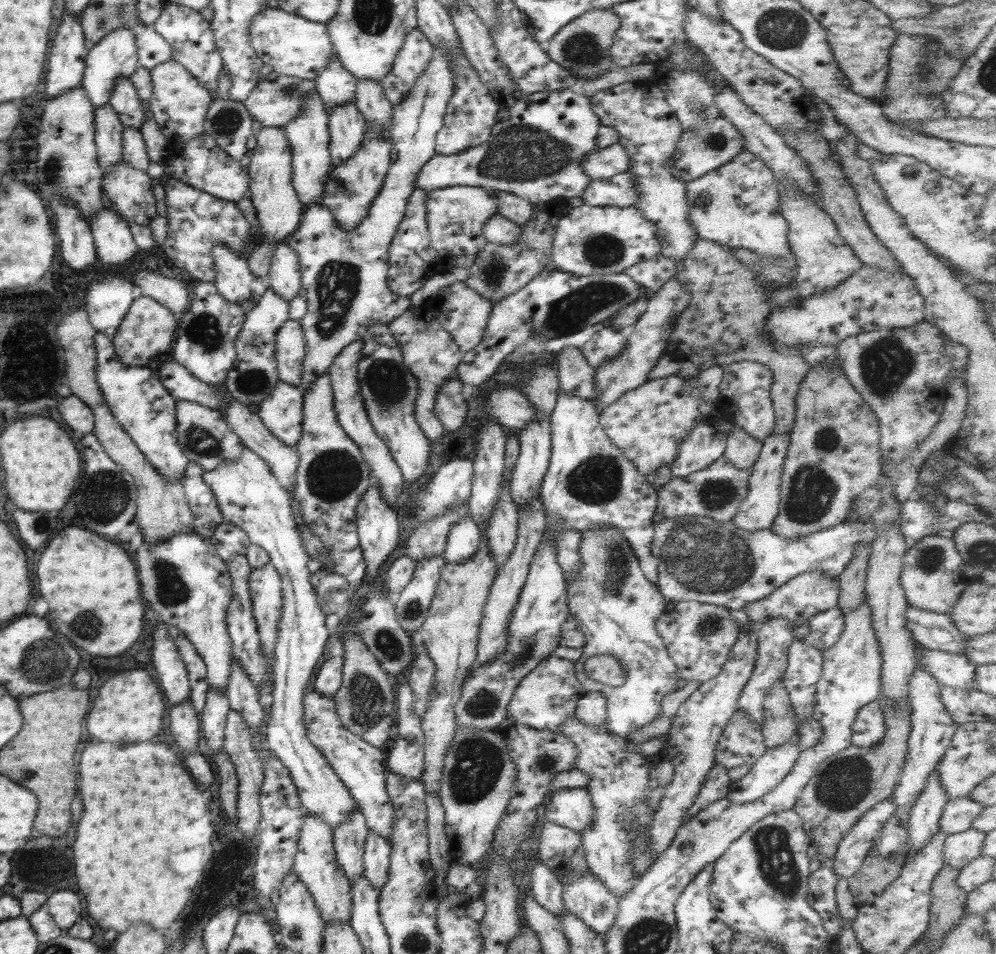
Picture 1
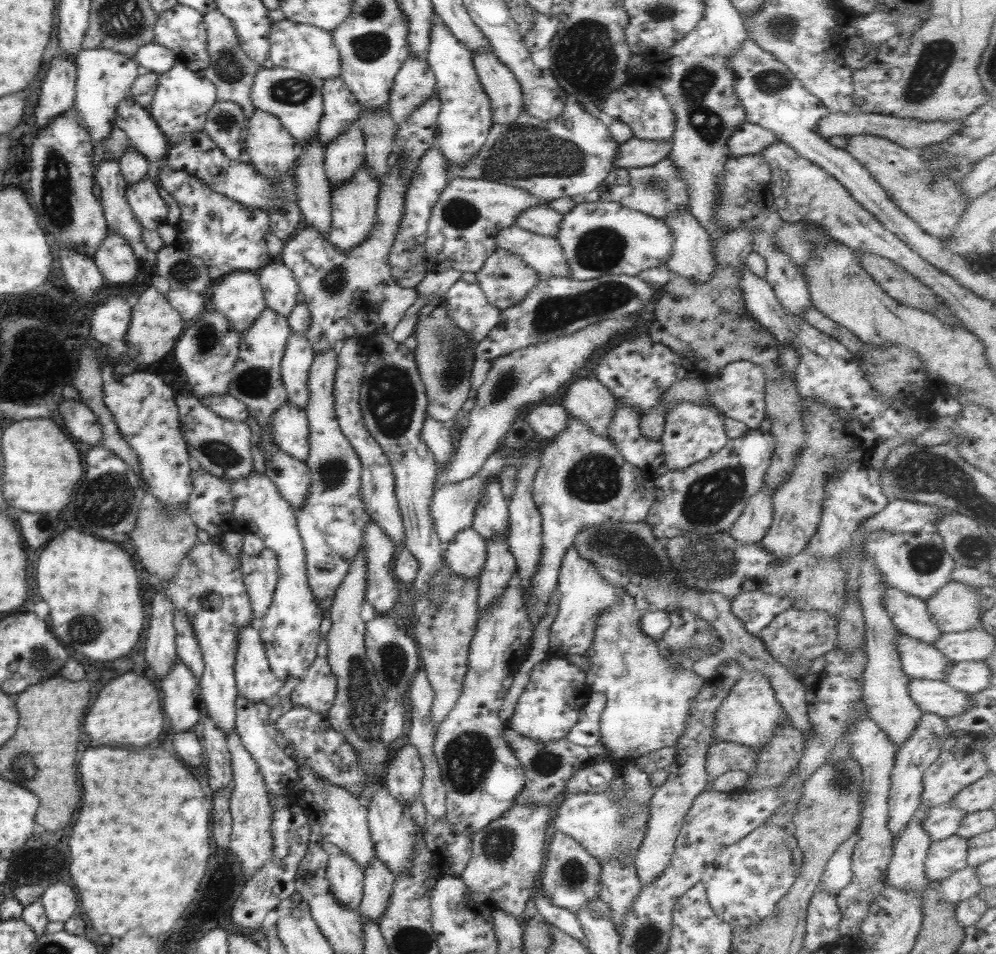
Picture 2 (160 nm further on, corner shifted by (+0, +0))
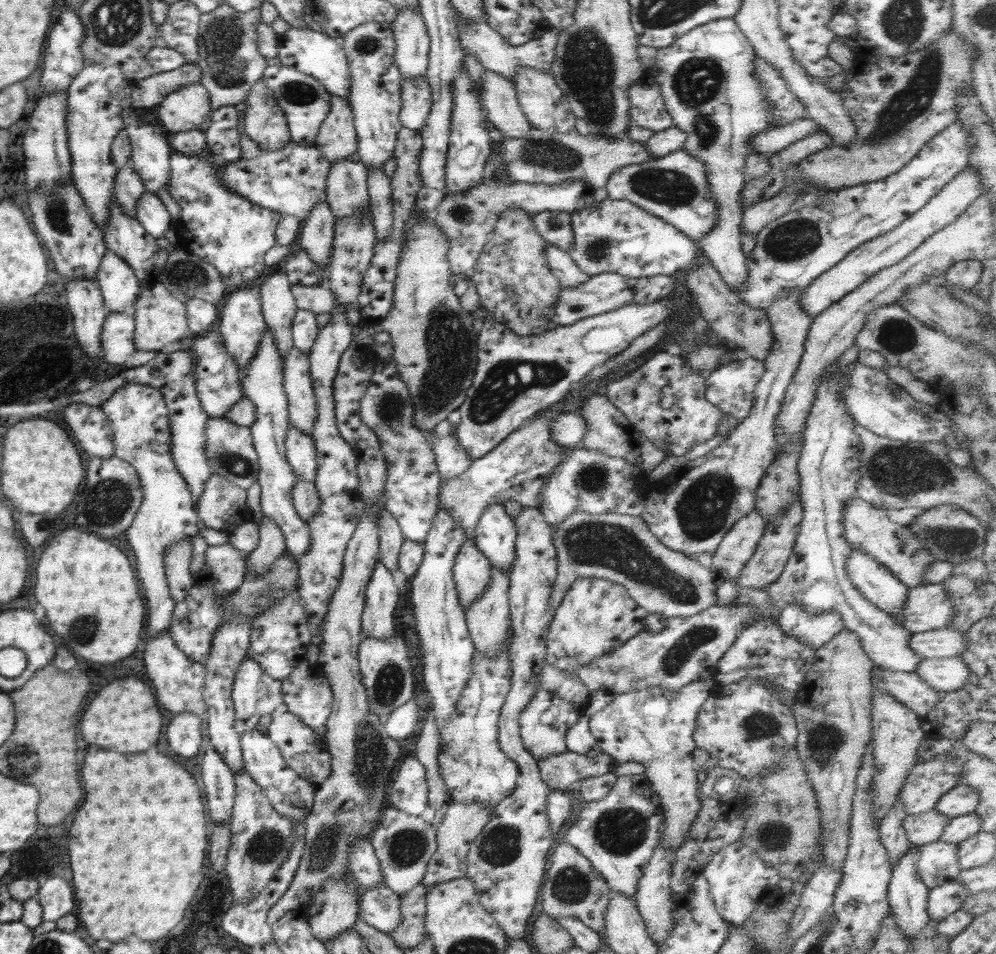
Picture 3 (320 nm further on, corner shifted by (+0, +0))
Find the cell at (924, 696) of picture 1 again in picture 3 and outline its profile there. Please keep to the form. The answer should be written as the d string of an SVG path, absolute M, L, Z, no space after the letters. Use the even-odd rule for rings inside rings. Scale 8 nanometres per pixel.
M897 796L892 810L884 817L884 821L878 828L880 842L888 851L888 860L892 867L903 858L911 847L910 841L906 837L906 831L904 831L904 818L908 818L908 812L904 812L903 804Z

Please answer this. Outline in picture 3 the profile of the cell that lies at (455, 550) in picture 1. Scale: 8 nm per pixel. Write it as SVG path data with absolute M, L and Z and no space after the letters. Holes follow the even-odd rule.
M468 534L465 543L455 556L453 575L460 606L466 611L486 592L491 581L489 558L478 550Z

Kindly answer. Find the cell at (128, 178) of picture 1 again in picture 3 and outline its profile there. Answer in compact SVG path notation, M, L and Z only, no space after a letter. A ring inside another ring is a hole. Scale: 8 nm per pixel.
M148 190L136 204L135 218L154 239L163 238L168 229L176 226L162 200Z

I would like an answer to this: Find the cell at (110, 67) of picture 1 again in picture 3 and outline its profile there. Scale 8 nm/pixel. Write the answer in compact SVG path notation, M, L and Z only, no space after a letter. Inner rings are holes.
M85 64L67 88L67 143L71 154L73 183L88 207L88 213L100 229L110 221L110 207L118 169L110 157L110 145L120 130L123 110L132 106L134 83L128 80L119 66Z

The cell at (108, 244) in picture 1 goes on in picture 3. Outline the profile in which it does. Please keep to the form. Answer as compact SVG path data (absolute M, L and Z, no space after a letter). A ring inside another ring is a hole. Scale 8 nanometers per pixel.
M106 250L96 278L109 312L124 312L139 297L141 289L134 271L115 252Z

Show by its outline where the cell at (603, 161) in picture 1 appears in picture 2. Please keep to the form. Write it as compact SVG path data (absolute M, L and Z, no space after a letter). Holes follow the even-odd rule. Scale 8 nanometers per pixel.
M632 137L628 142L619 144L613 168L652 166L669 155L672 145L672 140L649 141Z

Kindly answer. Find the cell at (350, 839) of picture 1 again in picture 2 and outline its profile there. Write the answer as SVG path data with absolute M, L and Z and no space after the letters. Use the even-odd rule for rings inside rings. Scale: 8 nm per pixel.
M343 852L328 861L326 878L329 892L350 910L359 908L363 897L364 877L364 869Z

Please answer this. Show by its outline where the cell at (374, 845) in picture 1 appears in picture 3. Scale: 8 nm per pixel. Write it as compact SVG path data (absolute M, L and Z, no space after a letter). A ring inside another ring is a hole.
M379 882L360 896L359 916L372 928L383 933L392 933L401 923L401 895L390 890L386 883Z

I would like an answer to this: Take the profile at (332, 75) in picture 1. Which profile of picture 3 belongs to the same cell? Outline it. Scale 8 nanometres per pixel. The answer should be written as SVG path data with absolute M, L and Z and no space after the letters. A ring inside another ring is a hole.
M331 95L330 110L320 125L314 145L328 162L348 158L357 152L357 134L349 101Z

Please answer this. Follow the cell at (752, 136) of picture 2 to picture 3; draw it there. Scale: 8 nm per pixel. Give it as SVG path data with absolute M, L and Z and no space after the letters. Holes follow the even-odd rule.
M802 118L793 120L790 124L784 126L773 125L762 132L759 132L751 140L753 152L772 155L779 150L786 149L789 144L804 138L807 134L816 131L824 131L811 118Z

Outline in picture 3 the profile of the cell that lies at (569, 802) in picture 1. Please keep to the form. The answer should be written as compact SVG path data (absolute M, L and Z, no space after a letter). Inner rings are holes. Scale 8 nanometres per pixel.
M640 774L622 775L604 798L582 803L578 820L563 840L589 860L611 891L635 898L638 881L659 844L661 827L662 808L650 782Z

